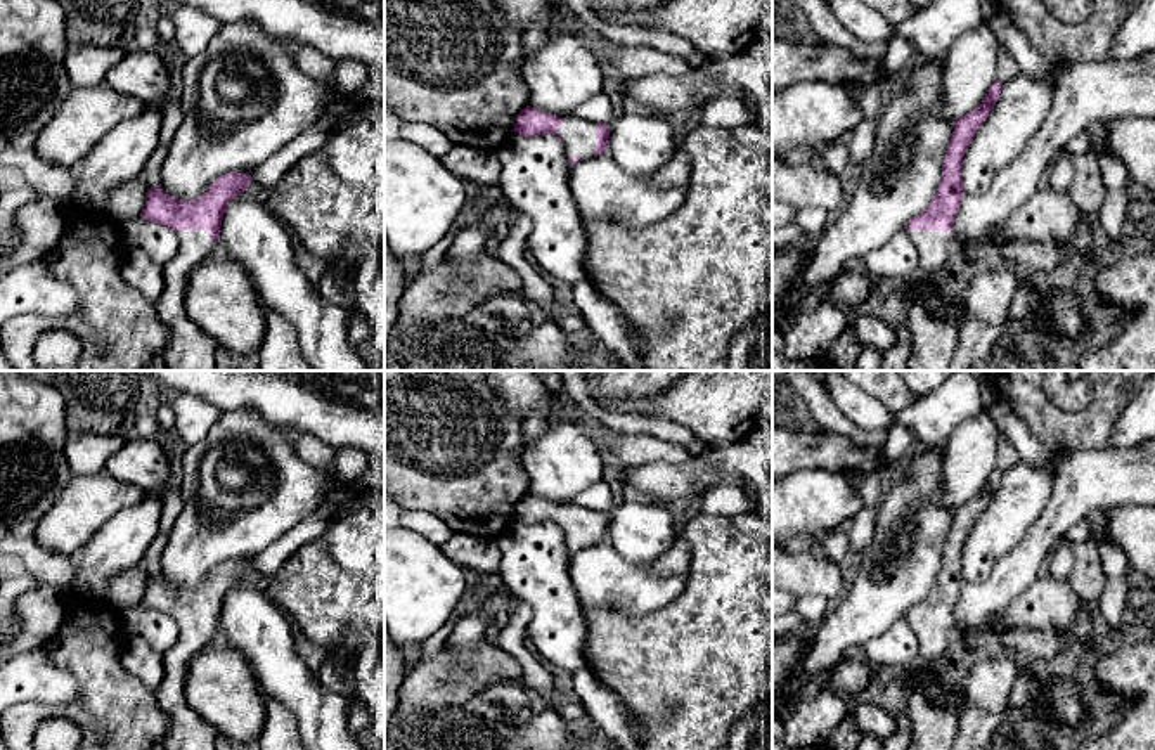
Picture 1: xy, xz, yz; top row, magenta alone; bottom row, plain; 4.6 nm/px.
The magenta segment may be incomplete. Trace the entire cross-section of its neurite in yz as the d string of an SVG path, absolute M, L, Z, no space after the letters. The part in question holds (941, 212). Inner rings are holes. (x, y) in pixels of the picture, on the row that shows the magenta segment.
M994 81L980 106L954 121L954 132L942 163L942 178L939 189L926 210L911 218L907 236L911 237L918 256L921 275L930 277L940 286L945 275L947 260L954 251L952 223L959 210L963 189L963 158L990 111L994 109L1003 83Z

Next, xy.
M229 171L201 197L190 201L166 194L161 184L147 189L145 206L139 217L171 229L180 242L177 255L163 267L163 291L152 303L158 319L170 331L165 348L166 371L216 371L218 346L185 310L187 279L220 239L229 203L249 184L248 173Z

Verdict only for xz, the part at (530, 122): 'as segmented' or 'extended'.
extended

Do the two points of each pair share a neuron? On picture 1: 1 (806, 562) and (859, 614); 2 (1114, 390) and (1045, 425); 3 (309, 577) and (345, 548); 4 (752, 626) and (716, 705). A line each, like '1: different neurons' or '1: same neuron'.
1: different neurons
2: same neuron
3: different neurons
4: same neuron

